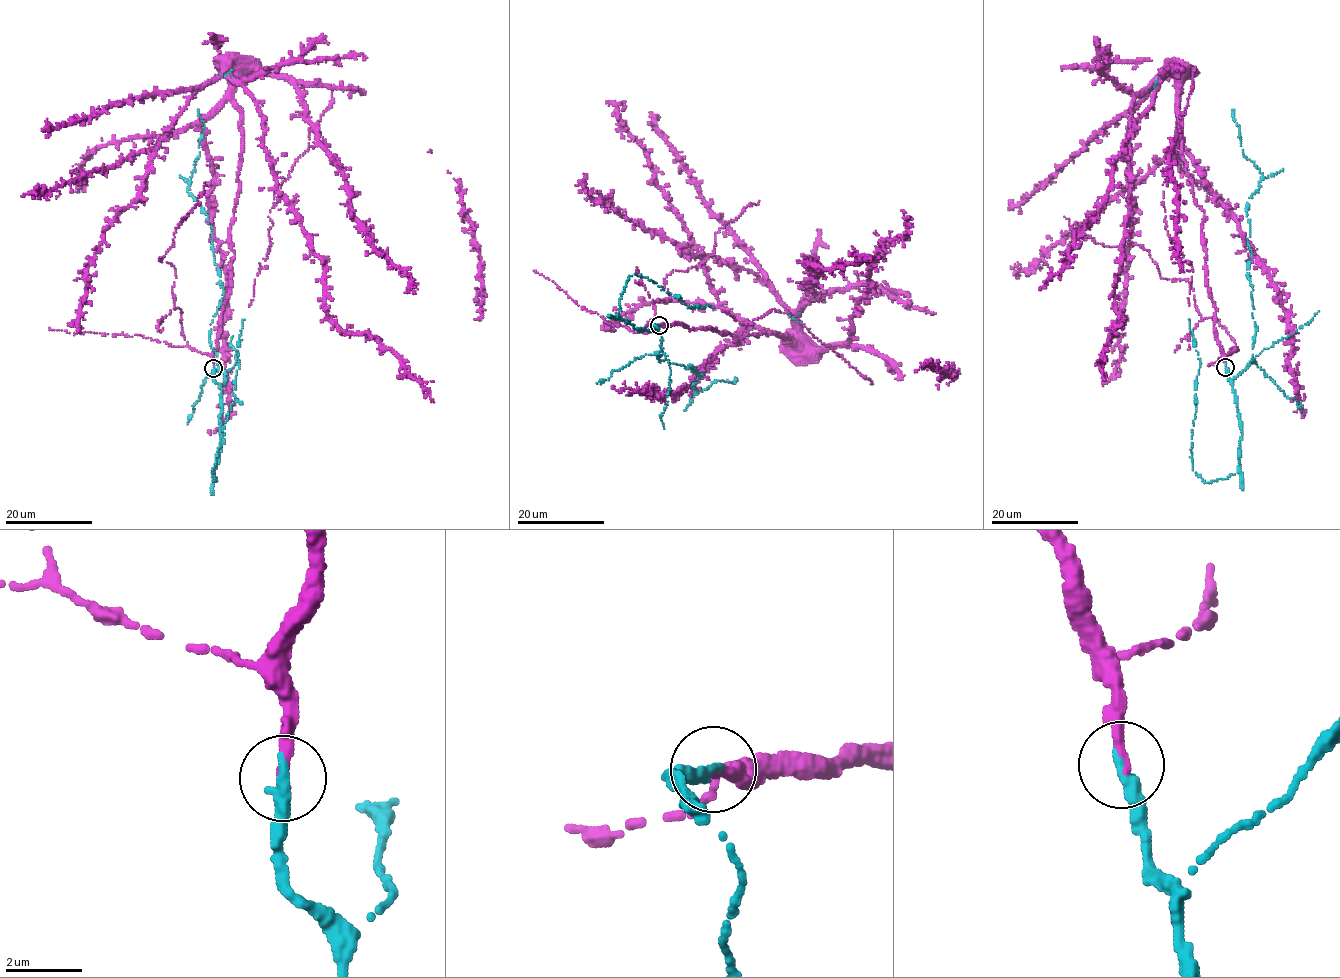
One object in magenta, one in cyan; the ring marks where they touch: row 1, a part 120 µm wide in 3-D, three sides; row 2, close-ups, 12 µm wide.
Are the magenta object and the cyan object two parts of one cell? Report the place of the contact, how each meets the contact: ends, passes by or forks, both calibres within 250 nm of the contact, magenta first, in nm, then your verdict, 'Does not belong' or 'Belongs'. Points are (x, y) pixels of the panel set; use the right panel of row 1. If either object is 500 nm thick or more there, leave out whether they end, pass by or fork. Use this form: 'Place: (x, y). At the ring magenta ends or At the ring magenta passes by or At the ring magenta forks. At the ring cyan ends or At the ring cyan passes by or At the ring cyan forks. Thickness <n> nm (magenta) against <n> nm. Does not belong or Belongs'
Place: (1225, 367). At the ring magenta ends. At the ring cyan ends. Thickness 280 nm (magenta) against 400 nm. Belongs

